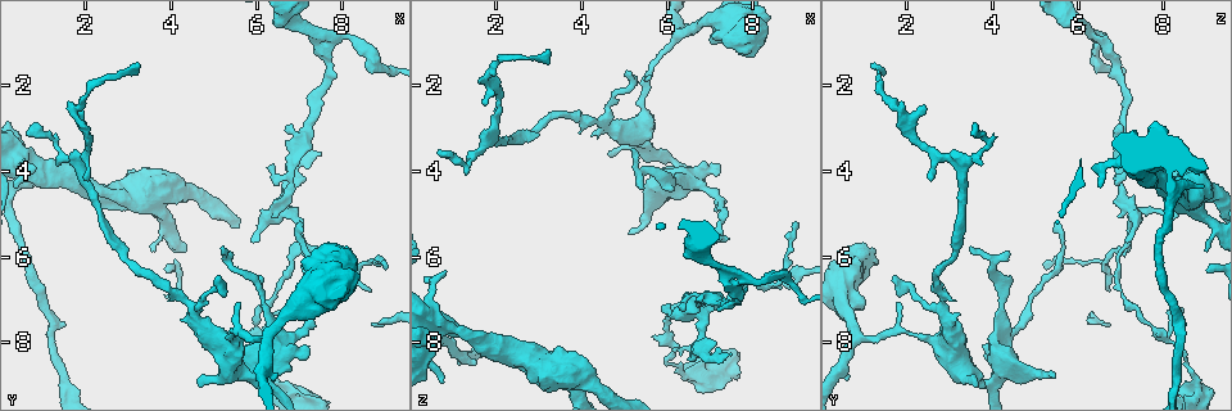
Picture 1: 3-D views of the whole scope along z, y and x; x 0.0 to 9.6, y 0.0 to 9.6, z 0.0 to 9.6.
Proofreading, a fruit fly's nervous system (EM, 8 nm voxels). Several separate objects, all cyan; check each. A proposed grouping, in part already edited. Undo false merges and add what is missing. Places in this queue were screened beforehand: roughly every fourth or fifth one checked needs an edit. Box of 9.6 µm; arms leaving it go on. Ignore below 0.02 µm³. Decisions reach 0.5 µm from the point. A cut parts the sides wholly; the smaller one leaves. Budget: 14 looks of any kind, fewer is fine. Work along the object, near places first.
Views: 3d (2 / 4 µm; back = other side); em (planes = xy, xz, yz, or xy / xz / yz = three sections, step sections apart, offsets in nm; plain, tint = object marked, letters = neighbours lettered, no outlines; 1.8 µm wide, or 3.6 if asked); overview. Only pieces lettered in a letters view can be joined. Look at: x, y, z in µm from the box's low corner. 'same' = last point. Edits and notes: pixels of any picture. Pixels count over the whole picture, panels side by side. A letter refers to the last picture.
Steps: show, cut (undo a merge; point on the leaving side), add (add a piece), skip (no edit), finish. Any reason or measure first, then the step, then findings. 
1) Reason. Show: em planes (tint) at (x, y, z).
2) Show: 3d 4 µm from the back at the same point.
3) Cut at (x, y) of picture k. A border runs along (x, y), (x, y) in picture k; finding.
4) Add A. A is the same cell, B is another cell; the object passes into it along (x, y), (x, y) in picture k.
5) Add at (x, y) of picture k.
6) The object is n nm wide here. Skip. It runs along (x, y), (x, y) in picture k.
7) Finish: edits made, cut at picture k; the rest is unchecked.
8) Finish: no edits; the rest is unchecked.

Sharp bend. Show: 3d 4 µm from the back at (7.80, 6.35, 0.60).

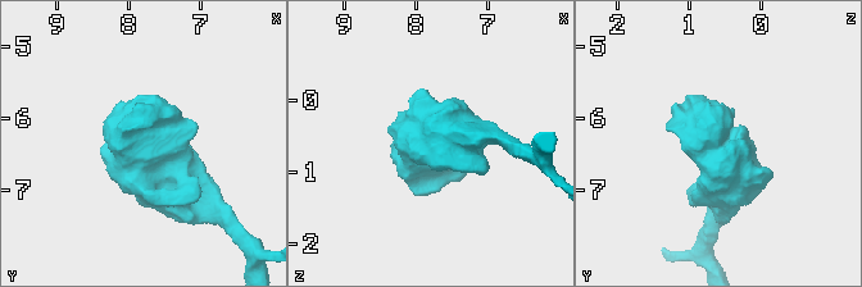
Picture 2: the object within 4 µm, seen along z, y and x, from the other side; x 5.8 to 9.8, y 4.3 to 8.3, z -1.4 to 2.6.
Show: em 3.6 µm planes (letters) at (7.70, 6.30, 0.65).

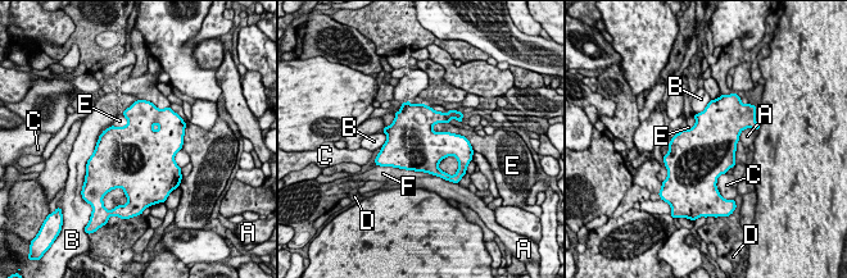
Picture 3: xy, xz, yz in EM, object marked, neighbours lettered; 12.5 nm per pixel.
The object is 650 nm wide here; the longest contact is with F, 650 nm. Skip. A, B, C, D, E and F are other cells; all the same neuron.

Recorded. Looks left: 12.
Branch point. Show: 3d 4 µm at (6.80, 5.05, 7.25).

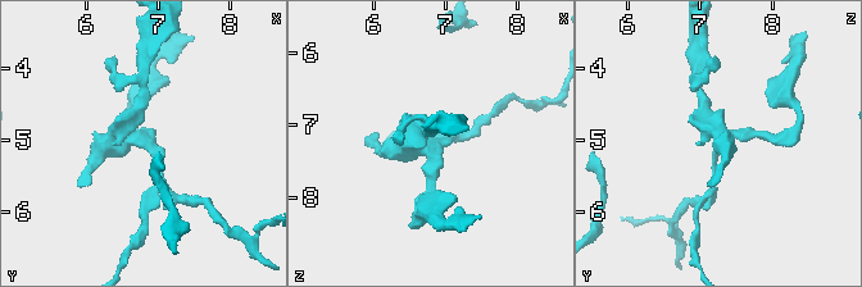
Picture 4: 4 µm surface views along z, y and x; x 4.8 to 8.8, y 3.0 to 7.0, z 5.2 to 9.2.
Shape alone is not enough. Show: em 3.6 µm planes (plain) at (6.75, 5.10, 7.20).

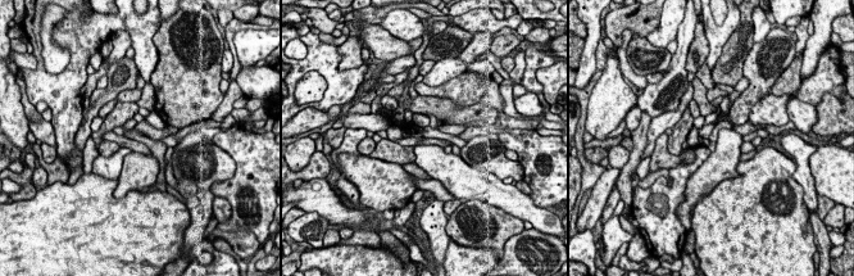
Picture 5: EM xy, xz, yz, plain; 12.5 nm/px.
Show: em 3.6 µm planes (letters) at the same point.

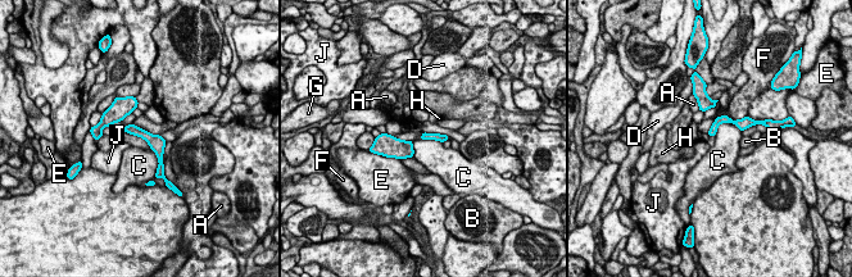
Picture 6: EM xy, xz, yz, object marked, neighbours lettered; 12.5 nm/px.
Skip. A, B, C, D, E, F, G, H and J are other cells; it runs along (128, 128), (144, 134), (159, 153) in picture 6; one neuron here.

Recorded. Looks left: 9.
Thin end. Show: em xy step 16 (tint) at (7.55, 3.55, 8.25).

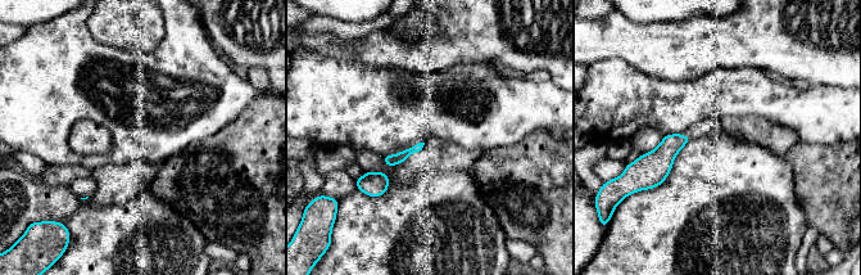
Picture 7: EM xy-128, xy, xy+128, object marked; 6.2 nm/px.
Another direction. Show: em planes (letters) at the same point.

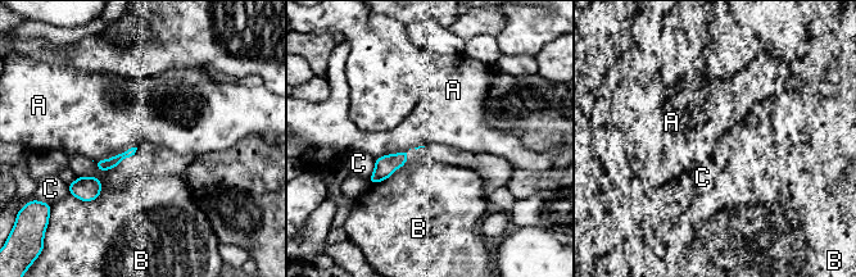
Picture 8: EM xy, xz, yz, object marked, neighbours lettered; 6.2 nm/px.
Skip. A, B and C are other cells; a border runs along (122, 158), (102, 171), (91, 160) in picture 8; no lettered piece goes on from it.

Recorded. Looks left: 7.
Three-way junction. Show: 3d 2 µm at (7.65, 1.25, 6.75).

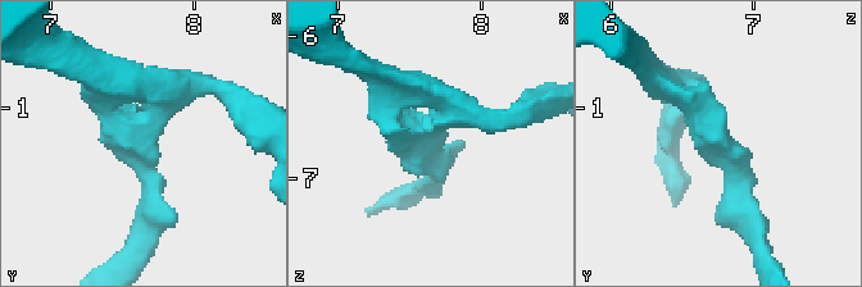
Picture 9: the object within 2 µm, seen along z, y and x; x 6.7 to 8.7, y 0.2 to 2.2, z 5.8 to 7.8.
3 arms meet here; the arms are 170, 180, 180 nm wide. Show: em yz step 16 (letters) at (7.60, 1.28, 6.70).

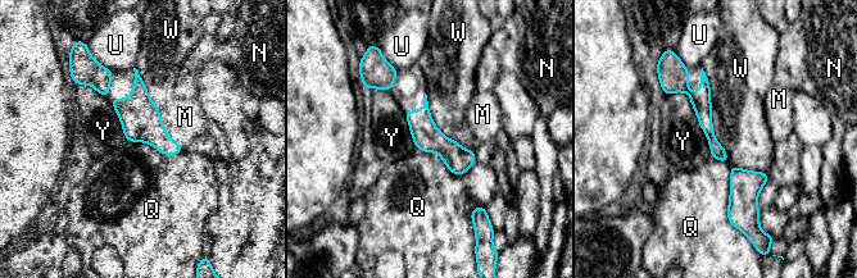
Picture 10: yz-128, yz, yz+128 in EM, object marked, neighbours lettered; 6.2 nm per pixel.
Skip. M, N, Q, U, W and Y are other cells; a border runs along (416, 146), (456, 174), (475, 162) in picture 10; one neuron here.

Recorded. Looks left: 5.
Sharp bend. Show: 3d 4 µm at (5.25, 7.95, 3.00).

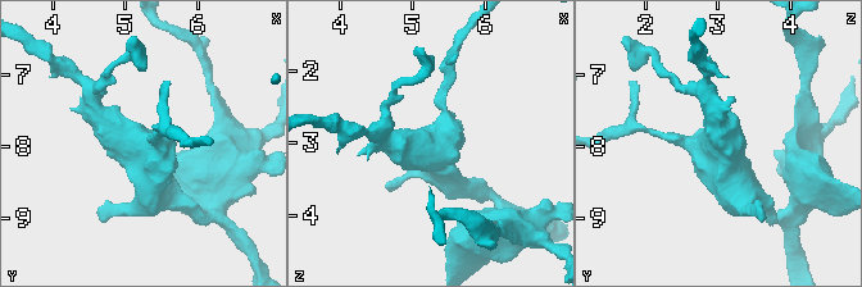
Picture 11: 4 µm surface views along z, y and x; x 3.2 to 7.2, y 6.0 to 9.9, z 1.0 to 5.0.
3 arms meet here. Show: em 3.6 µm planes (tint) at (5.30, 7.95, 3.05).

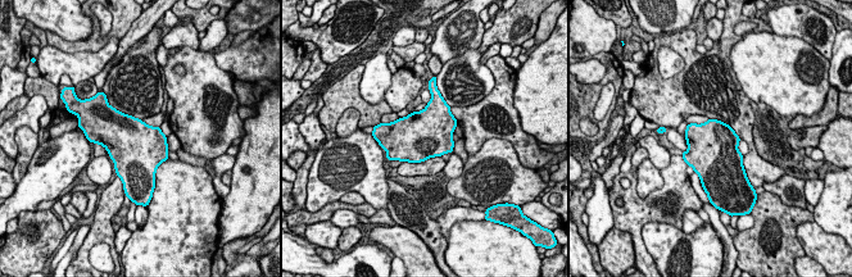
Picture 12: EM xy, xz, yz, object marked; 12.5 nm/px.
What lies round it. Show: em 3.6 µm planes (letters) at the same point.

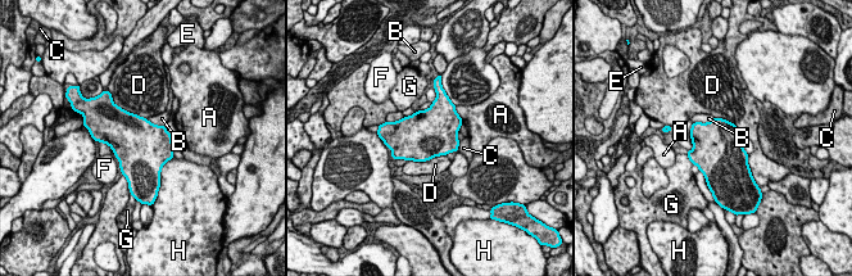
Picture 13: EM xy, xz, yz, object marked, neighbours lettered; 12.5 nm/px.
The longest contact is with D, 500 nm. Skip. A, B, C, D, E, F, G and H are other cells; a border runs along (714, 118), (693, 123) in picture 13; continuous, no second neuron.

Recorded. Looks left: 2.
Thick turns thin. Show: em yz step 4 (tint) at (6.65, 9.15, 8.80).

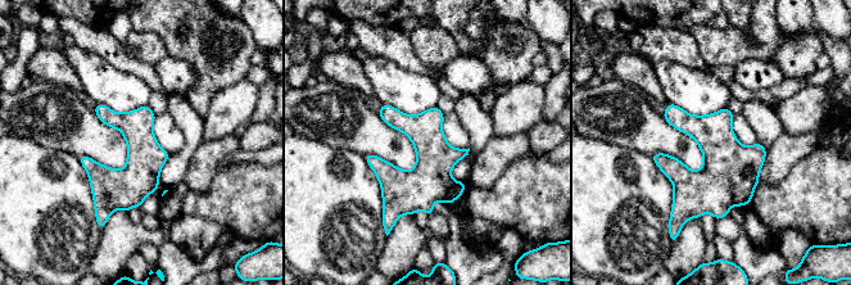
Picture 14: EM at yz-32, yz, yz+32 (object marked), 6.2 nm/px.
Cut it another way. Show: em planes (letters) at the same point.

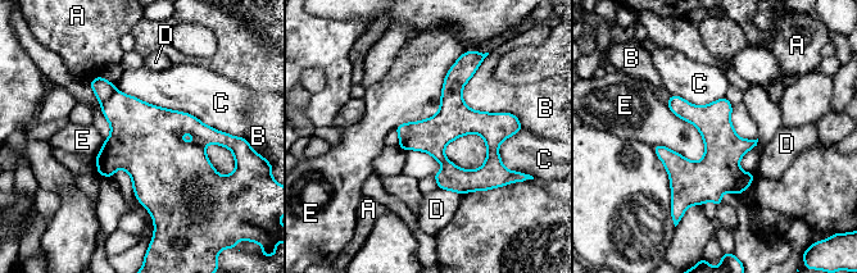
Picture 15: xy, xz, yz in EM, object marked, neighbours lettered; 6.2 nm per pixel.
The longest contact is with C, 800 nm. Cut at (136, 126) of picture 15. A, B, C, D and E are other cells; the part that leaves runs along (506, 127), (400, 131) in picture 15; two neurons meet here.

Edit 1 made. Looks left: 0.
Finish: edits made, cut at picture 15; the rest is unchecked.

